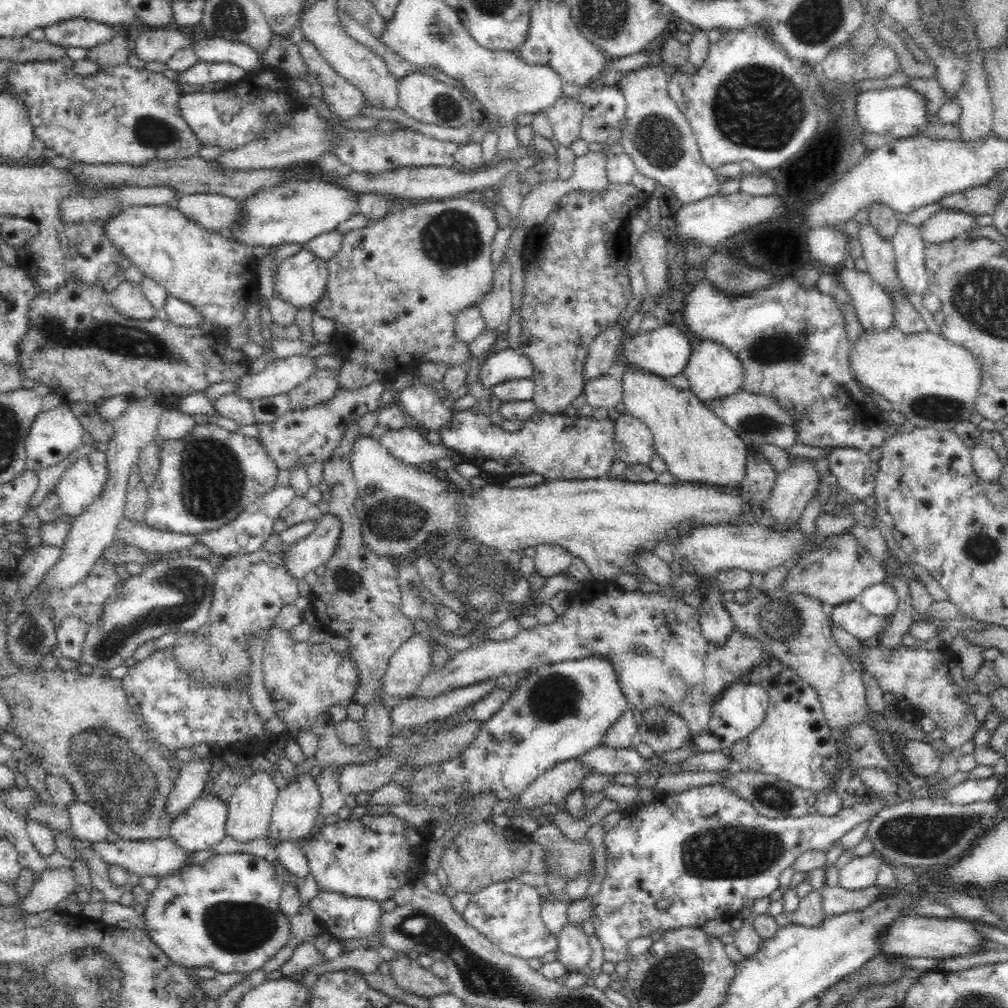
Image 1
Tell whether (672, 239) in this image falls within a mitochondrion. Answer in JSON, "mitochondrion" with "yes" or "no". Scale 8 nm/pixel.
{"mitochondrion":"no"}

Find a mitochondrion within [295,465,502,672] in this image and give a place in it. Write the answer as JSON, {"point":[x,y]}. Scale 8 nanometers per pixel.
{"point":[389,519]}

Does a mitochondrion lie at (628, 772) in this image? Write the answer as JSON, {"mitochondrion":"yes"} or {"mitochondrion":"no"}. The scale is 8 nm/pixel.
{"mitochondrion":"no"}

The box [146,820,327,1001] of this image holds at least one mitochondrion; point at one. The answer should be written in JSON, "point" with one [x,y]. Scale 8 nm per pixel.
{"point":[238,928]}

